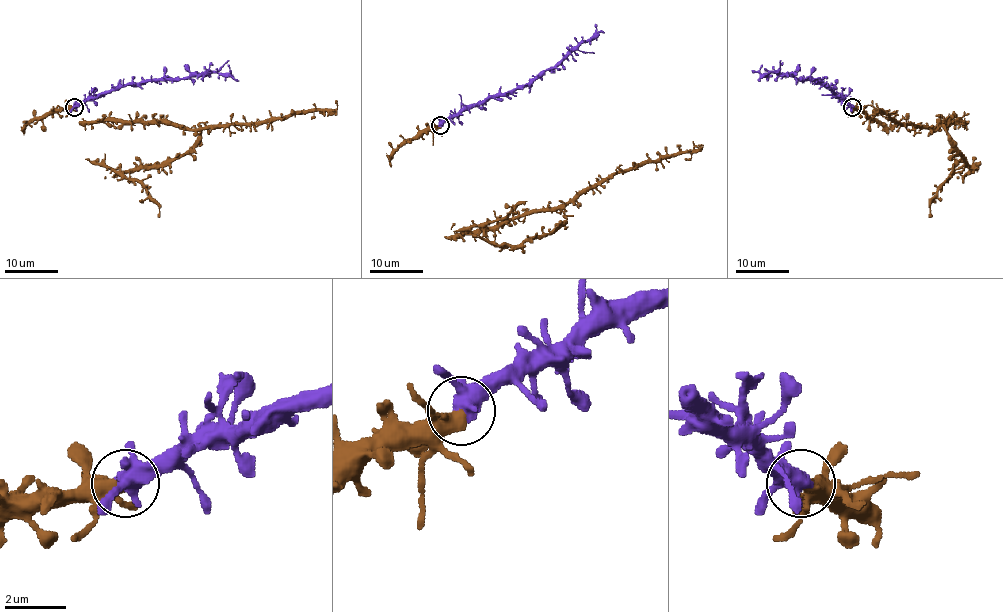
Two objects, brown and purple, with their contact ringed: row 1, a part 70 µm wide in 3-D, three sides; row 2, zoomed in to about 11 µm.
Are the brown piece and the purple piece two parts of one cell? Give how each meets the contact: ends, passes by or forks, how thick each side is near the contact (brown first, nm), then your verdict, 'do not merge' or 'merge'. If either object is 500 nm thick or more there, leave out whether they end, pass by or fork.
500 nm thick on the brown side, 400 nm on the other; merge

